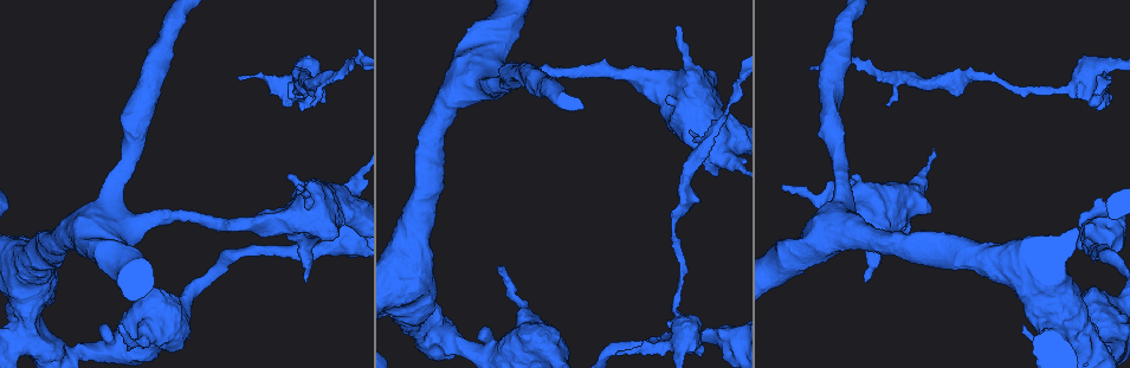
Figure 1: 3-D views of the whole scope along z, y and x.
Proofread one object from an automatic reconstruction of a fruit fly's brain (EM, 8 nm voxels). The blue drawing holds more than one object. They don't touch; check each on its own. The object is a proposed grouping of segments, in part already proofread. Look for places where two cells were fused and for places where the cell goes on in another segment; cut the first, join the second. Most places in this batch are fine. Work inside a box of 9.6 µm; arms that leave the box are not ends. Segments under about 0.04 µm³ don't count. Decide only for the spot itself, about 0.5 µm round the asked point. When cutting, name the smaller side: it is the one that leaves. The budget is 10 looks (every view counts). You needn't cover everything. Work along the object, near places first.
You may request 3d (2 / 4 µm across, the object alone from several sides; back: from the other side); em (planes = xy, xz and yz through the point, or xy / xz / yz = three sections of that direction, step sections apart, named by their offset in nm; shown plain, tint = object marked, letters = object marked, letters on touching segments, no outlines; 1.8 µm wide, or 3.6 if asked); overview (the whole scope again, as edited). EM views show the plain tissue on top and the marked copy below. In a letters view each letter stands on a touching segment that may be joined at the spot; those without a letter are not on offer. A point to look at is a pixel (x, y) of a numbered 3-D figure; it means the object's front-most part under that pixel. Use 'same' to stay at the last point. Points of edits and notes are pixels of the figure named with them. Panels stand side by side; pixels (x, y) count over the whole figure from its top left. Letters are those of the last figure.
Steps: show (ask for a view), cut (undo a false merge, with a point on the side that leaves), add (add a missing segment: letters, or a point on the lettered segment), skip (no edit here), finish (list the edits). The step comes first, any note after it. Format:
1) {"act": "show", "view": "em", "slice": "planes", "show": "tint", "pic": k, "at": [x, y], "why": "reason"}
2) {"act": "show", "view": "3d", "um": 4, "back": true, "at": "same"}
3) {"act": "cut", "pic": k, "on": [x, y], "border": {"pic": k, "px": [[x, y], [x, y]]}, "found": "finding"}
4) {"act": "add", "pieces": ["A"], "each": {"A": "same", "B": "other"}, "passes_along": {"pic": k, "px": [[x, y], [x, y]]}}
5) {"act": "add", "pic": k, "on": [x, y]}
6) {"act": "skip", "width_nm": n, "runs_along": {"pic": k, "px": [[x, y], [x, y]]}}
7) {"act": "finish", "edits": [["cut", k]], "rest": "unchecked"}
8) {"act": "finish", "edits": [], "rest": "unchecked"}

{"act": "show", "view": "3d", "um": 4, "pic": 1, "at": [1080, 86], "why": "calibre changes"}

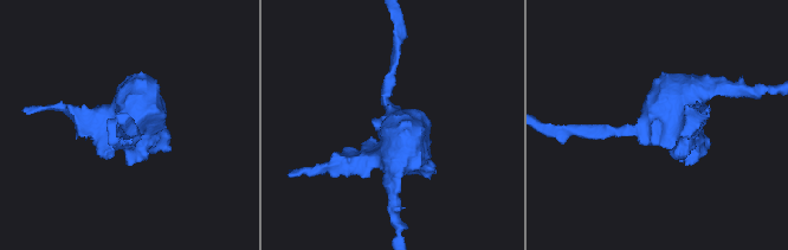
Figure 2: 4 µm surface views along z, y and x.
{"act": "show", "view": "em", "um": 3.6, "slice": "planes", "show": "letters", "pic": 2, "at": [659, 124]}

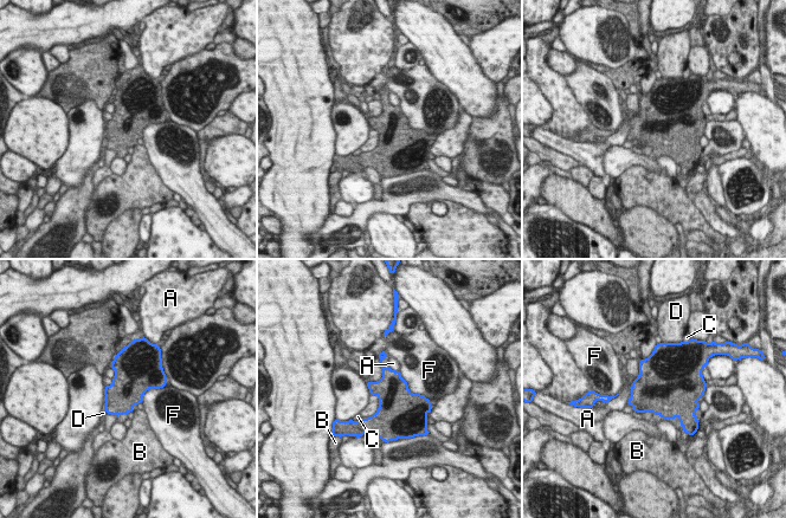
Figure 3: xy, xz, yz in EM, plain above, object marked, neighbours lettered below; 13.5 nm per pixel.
{"act": "skip", "width_nm": 480, "each": {"A": "other", "B": "other", "C": "other", "D": "other", "F": "other"}, "border": {"pic": 3, "px": [[375, 394], [378, 409], [362, 419]]}, "found": "one cell here"}

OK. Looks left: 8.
{"act": "show", "view": "3d", "um": 4, "pic": 1, "at": [1108, 79], "why": "tapers out"}

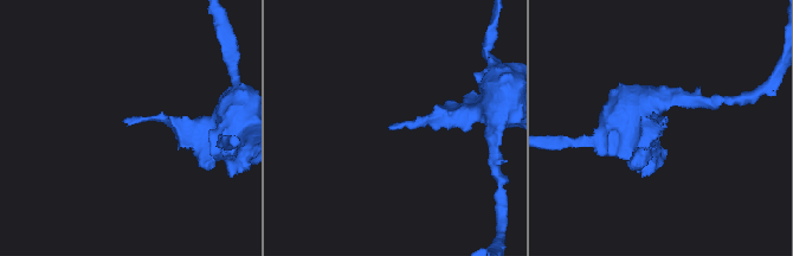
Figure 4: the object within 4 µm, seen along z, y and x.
{"act": "show", "view": "em", "slice": "planes", "show": "letters", "pic": 4, "at": [390, 127]}

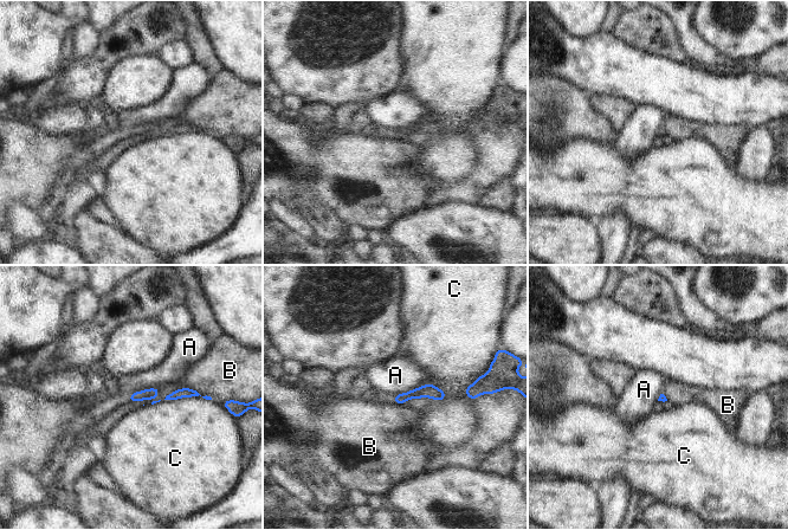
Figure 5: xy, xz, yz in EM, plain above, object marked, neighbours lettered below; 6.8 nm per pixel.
{"act": "skip", "each": {"A": "other", "B": "other", "C": "other"}, "runs_along": {"pic": 5, "px": [[441, 394], [414, 393], [396, 399]]}, "found": "no lettered segment goes on from it"}

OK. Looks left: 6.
{"act": "show", "view": "em", "slice": "planes", "show": "letters", "pic": 1, "at": [700, 201]}

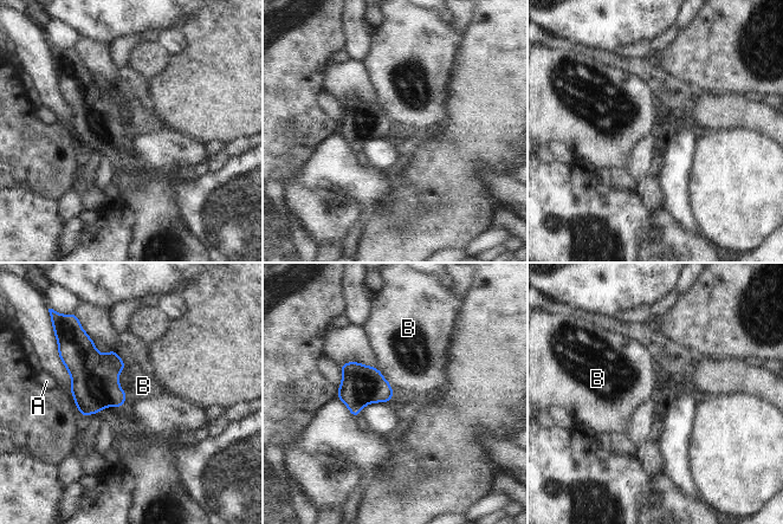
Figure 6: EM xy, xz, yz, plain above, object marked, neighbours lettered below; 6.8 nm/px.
{"act": "skip", "each": {"A": "other", "B": "other"}, "border": {"pic": 6, "px": [[379, 370], [389, 383], [394, 394]]}, "found": "none of them fits"}

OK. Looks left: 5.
{"act": "show", "view": "em", "slice": "planes", "show": "letters", "pic": 1, "at": [690, 129], "why": "an open end"}

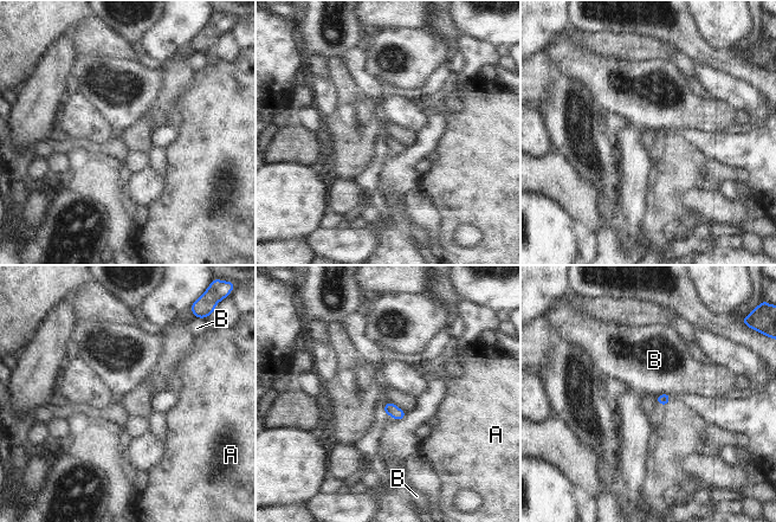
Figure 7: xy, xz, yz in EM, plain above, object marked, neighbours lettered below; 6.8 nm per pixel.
{"act": "skip", "each": {"A": "other", "B": "other"}, "border": {"pic": 7, "px": [[671, 394], [663, 393], [657, 397]]}, "found": "none of them fits"}

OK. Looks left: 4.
{"act": "finish", "edits": [], "rest": "unchecked"}

